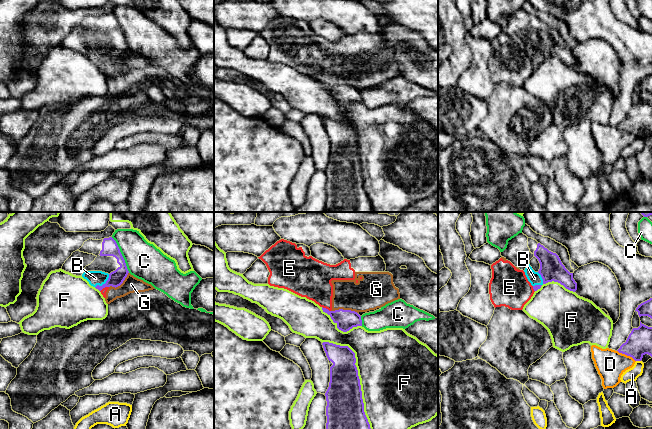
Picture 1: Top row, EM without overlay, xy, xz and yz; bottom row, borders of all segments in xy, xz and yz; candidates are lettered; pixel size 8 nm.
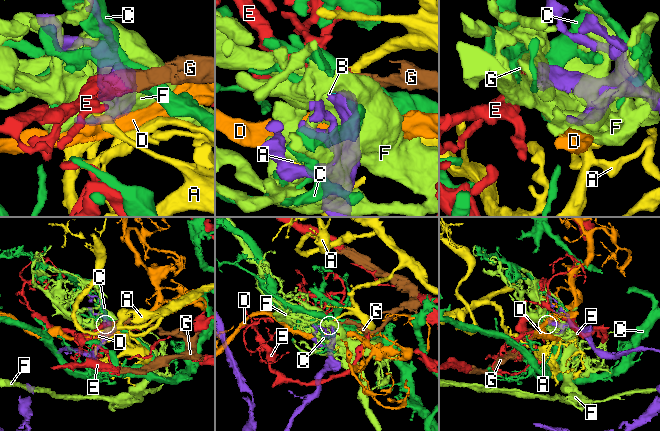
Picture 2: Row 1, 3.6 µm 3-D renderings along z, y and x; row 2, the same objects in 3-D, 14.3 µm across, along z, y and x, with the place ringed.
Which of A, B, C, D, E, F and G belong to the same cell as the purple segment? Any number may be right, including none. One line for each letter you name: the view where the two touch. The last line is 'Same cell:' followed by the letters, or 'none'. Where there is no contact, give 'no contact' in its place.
B: yz
Same cell: B

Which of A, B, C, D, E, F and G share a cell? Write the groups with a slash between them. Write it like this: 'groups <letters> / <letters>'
groups A / B / C / D / E G / F

